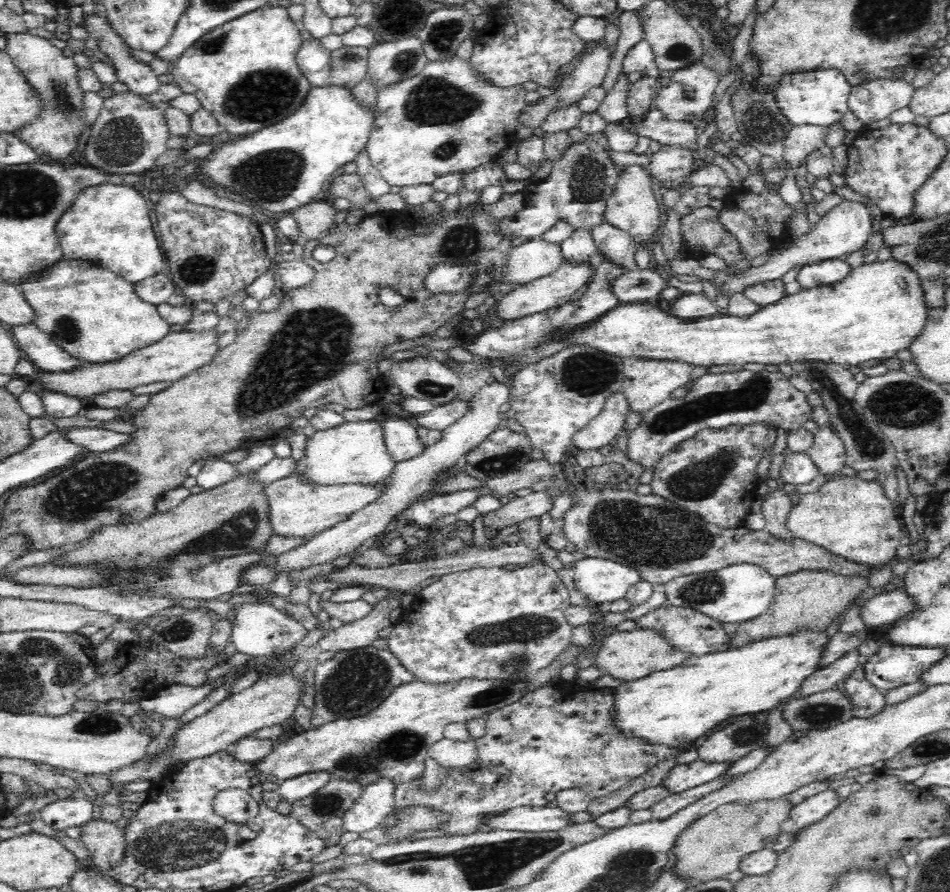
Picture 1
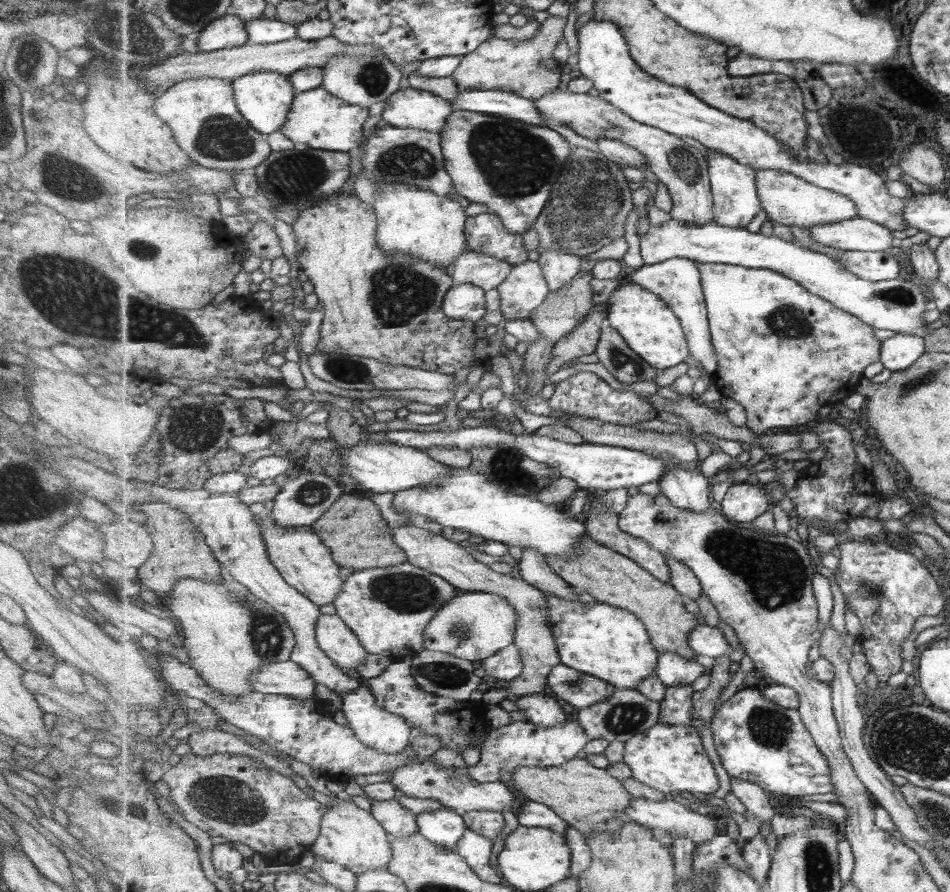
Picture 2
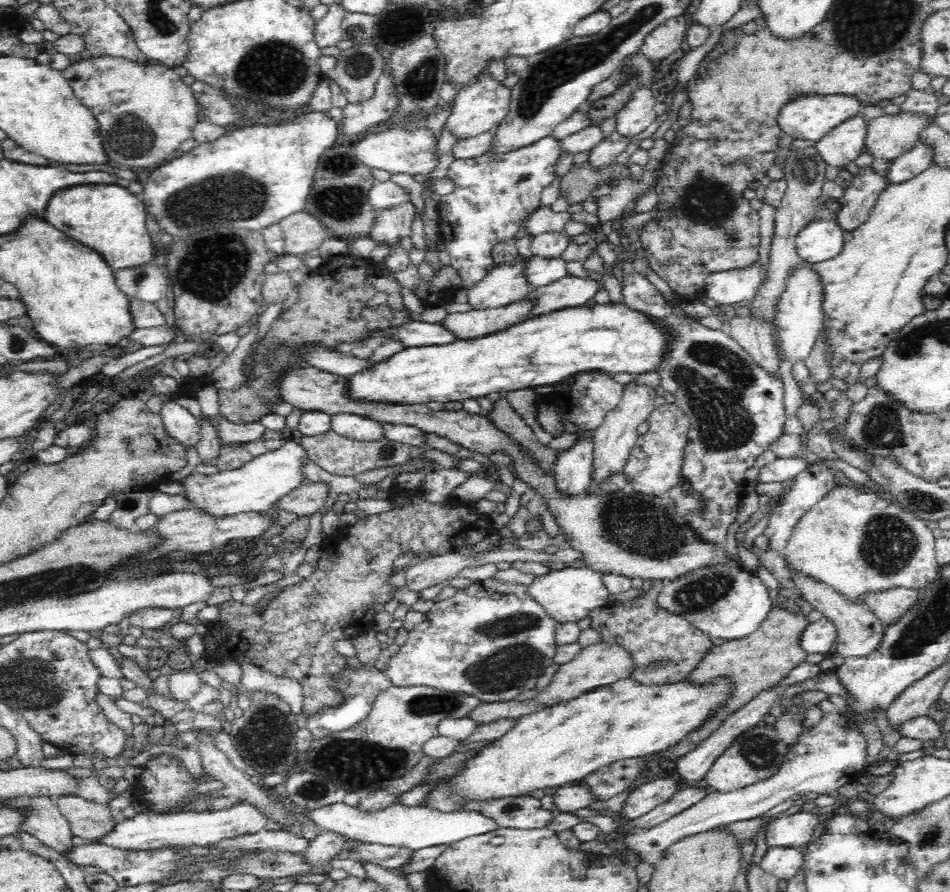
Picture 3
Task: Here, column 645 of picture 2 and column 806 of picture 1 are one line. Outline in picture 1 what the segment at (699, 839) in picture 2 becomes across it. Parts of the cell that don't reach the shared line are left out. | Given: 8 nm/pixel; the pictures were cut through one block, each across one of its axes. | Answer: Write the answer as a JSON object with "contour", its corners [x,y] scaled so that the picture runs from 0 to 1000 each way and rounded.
{"contour":[[[873,885],[853,892],[836,904],[829,919],[823,923],[822,929],[831,937],[836,936],[847,926],[865,919],[869,913],[884,901],[885,897],[886,895],[879,886]]]}

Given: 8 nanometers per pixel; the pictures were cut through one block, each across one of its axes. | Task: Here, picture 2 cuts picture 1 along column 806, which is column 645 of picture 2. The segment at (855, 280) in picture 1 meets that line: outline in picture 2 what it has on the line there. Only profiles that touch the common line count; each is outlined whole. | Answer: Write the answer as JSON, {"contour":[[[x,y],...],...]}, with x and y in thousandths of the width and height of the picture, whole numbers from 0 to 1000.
{"contour":[[[657,314],[647,323],[640,336],[639,363],[653,372],[660,386],[692,415],[722,407],[728,399],[714,352],[692,328],[674,318]]]}

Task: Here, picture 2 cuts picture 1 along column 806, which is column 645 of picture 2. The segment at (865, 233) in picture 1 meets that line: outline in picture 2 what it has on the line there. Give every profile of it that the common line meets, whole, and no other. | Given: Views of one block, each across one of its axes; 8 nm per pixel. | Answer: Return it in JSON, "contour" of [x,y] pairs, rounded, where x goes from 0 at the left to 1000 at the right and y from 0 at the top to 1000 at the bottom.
{"contour":[[[705,246],[696,253],[685,253],[683,259],[675,265],[674,283],[679,296],[694,296],[707,289],[723,289],[733,295],[771,296],[782,297],[784,300],[809,302],[834,311],[835,314],[851,323],[852,327],[876,339],[888,346],[889,350],[898,351],[913,363],[917,363],[919,368],[940,370],[946,374],[967,374],[972,378],[976,371],[980,371],[980,369],[973,367],[977,361],[972,359],[972,352],[980,344],[978,336],[975,335],[971,323],[961,314],[947,311],[940,314],[927,314],[927,316],[908,314],[894,303],[889,303],[887,297],[878,289],[845,278],[841,274],[828,271],[818,265],[805,265],[805,262],[795,262],[795,260],[788,260],[785,257],[763,254],[753,248],[748,251],[742,251],[742,253],[729,253],[729,251],[721,251],[721,249]]]}

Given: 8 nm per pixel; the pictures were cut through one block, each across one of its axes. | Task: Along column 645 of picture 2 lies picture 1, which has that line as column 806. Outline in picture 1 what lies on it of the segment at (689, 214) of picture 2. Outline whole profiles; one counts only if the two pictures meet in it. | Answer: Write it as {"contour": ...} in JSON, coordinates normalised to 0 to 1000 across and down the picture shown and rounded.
{"contour":[[[835,140],[832,143],[832,148],[827,150],[826,168],[824,173],[824,182],[827,183],[827,187],[833,187],[835,193],[839,188],[846,184],[848,177],[853,170],[858,170],[860,167],[866,166],[869,163],[869,154],[874,141],[861,141],[861,140]]]}

